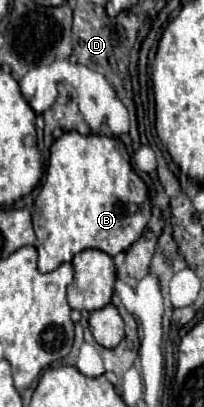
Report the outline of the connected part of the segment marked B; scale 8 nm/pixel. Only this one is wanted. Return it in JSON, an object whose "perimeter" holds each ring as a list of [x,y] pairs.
{"perimeter":[[[64,132],[52,144],[46,182],[32,206],[40,272],[52,272],[88,248],[116,256],[140,238],[148,220],[146,184],[132,170],[126,146],[118,138]]]}

